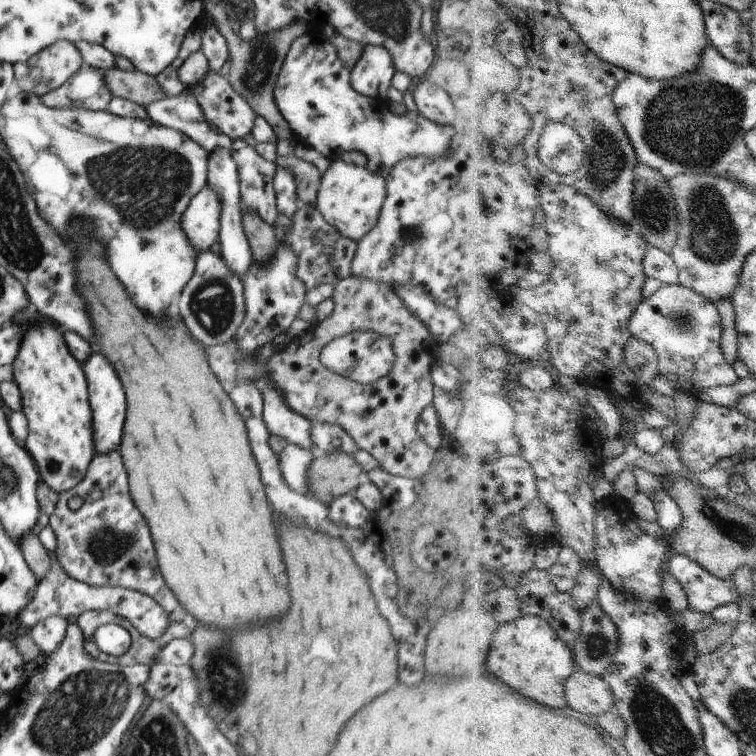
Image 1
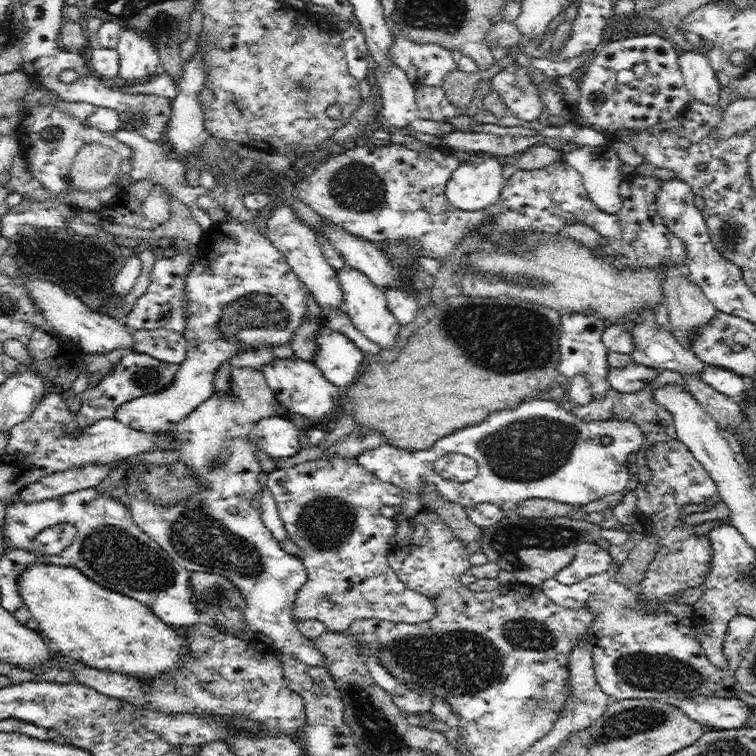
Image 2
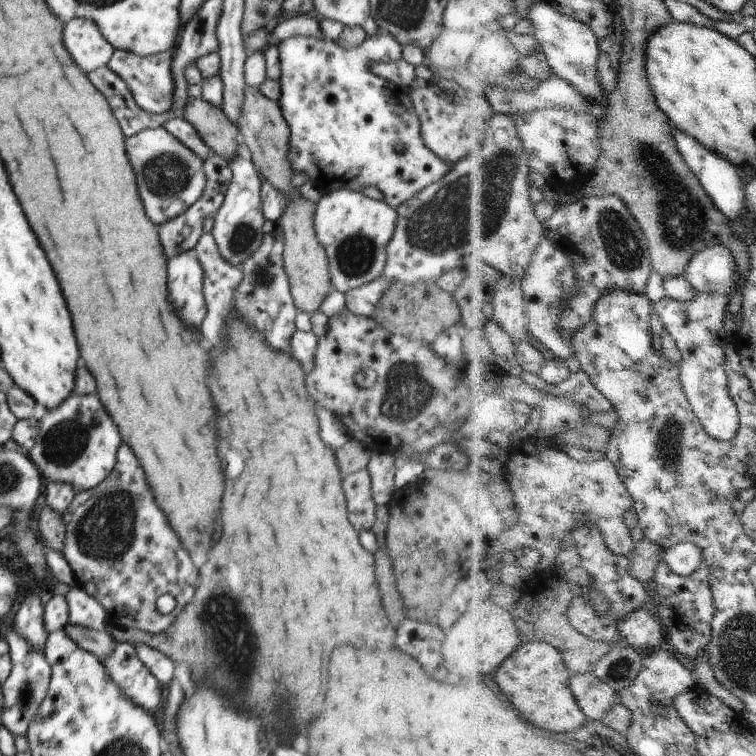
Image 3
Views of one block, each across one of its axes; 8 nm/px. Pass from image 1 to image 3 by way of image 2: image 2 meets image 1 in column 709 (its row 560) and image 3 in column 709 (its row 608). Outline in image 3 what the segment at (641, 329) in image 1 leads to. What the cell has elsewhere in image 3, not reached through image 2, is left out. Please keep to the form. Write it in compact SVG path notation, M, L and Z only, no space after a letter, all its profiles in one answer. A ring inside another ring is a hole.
M699 292L693 301L679 301L667 295L654 304L654 312L664 319L665 327L683 350L682 380L690 402L706 430L721 441L733 441L742 430L741 411L731 394L725 367L727 346L732 338L724 323L728 306L728 295L712 292Z

